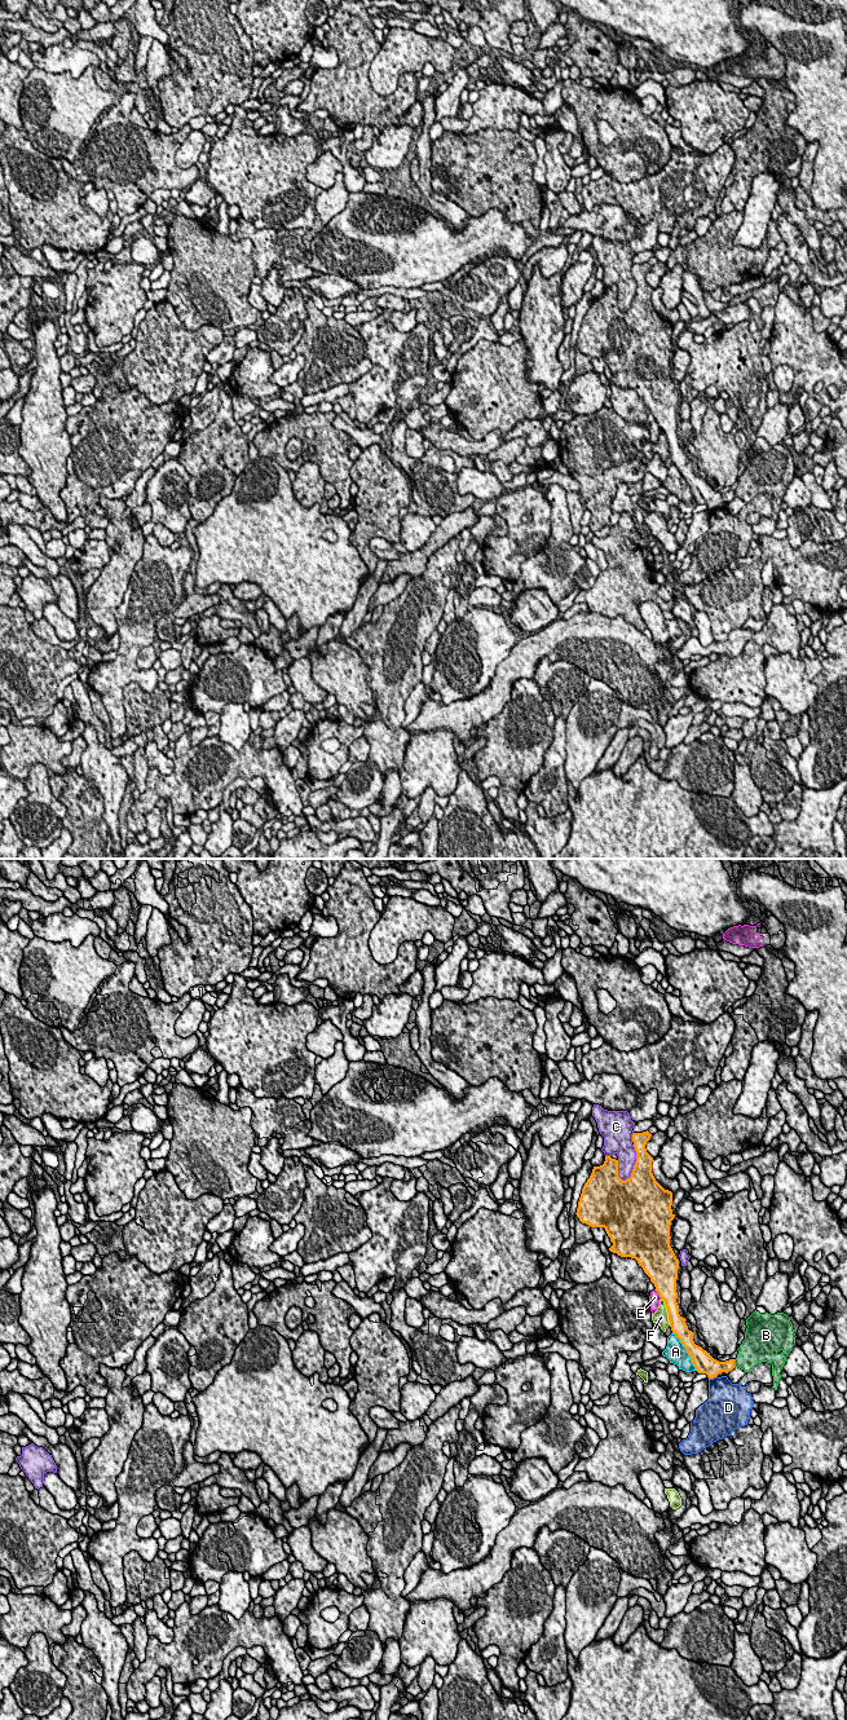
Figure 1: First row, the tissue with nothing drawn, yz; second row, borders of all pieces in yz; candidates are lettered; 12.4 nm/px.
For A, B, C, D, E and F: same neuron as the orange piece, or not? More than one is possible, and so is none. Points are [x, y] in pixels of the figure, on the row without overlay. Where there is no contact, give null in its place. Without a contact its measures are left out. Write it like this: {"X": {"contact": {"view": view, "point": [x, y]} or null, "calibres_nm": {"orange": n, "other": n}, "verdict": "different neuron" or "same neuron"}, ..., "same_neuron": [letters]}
{"A": {"contact": {"view": "yz", "point": [687, 483]}, "calibres_nm": {"orange": 240, "other": 240}, "verdict": "different neuron"}, "B": {"contact": {"view": "yz", "point": [733, 494]}, "calibres_nm": {"orange": 200, "other": 320}, "verdict": "different neuron"}, "C": {"contact": {"view": "yz", "point": [635, 295]}, "calibres_nm": {"orange": 320, "other": 240}, "verdict": "different neuron"}, "D": {"contact": {"view": "yz", "point": [713, 508]}, "calibres_nm": {"orange": 240, "other": 360}, "verdict": "different neuron"}, "E": {"contact": {"view": "yz", "point": [658, 424]}, "calibres_nm": {"orange": 340, "other": 130}, "verdict": "different neuron"}, "F": {"contact": {"view": "yz", "point": [667, 442]}, "calibres_nm": {"orange": 220, "other": 190}, "verdict": "different neuron"}, "same_neuron": []}

